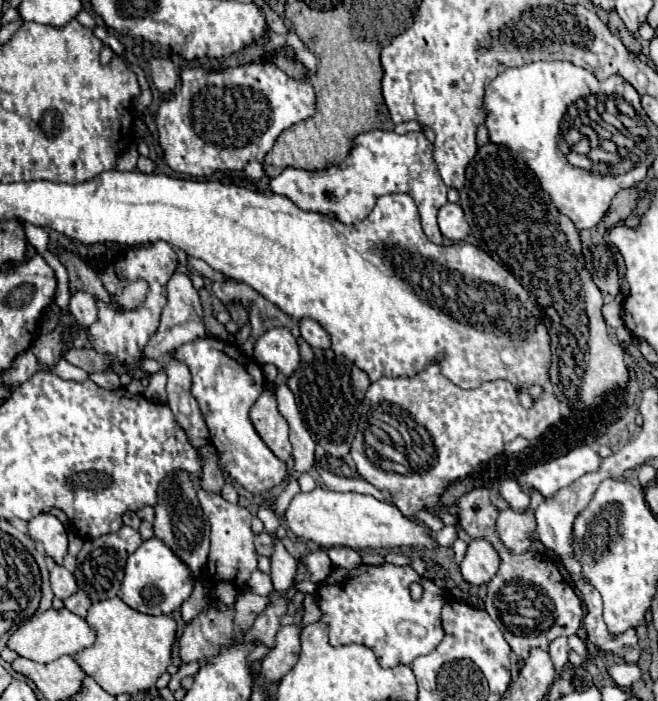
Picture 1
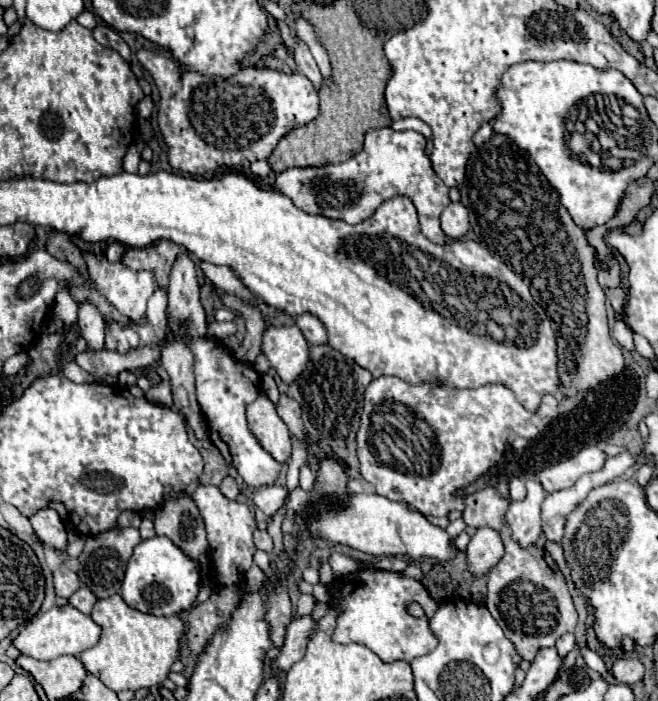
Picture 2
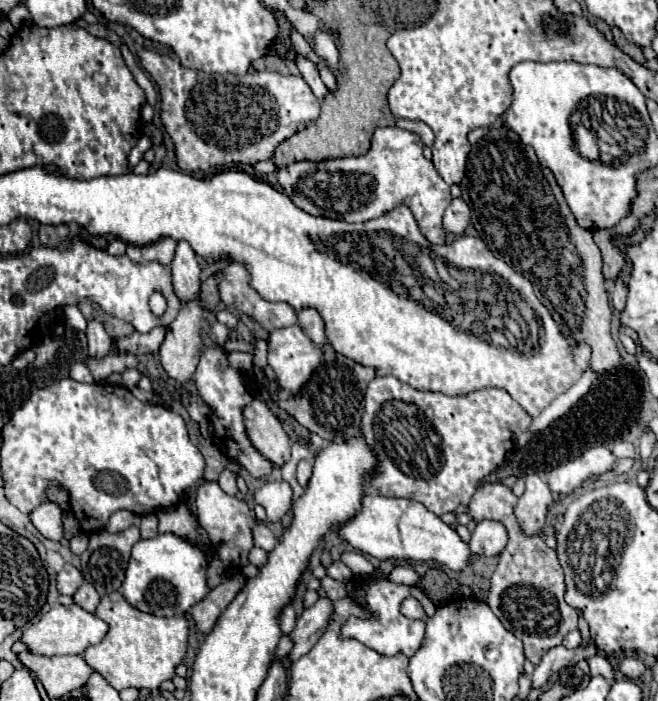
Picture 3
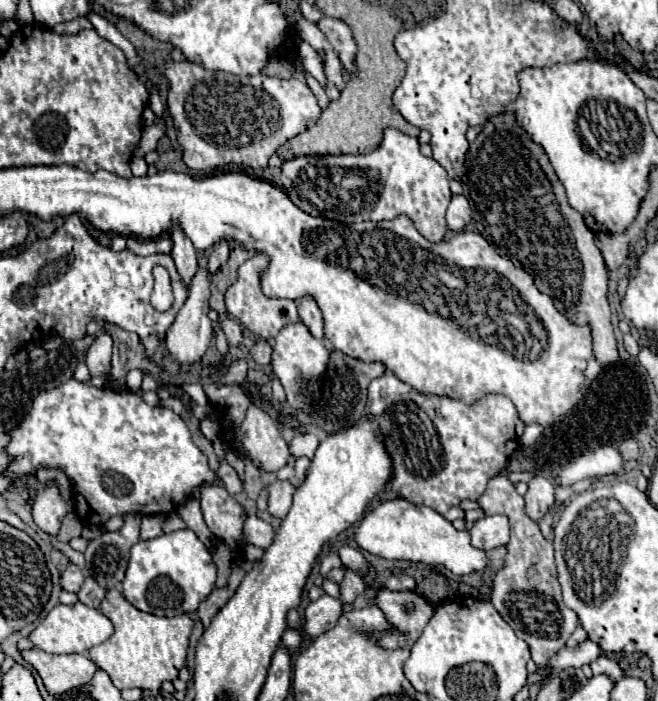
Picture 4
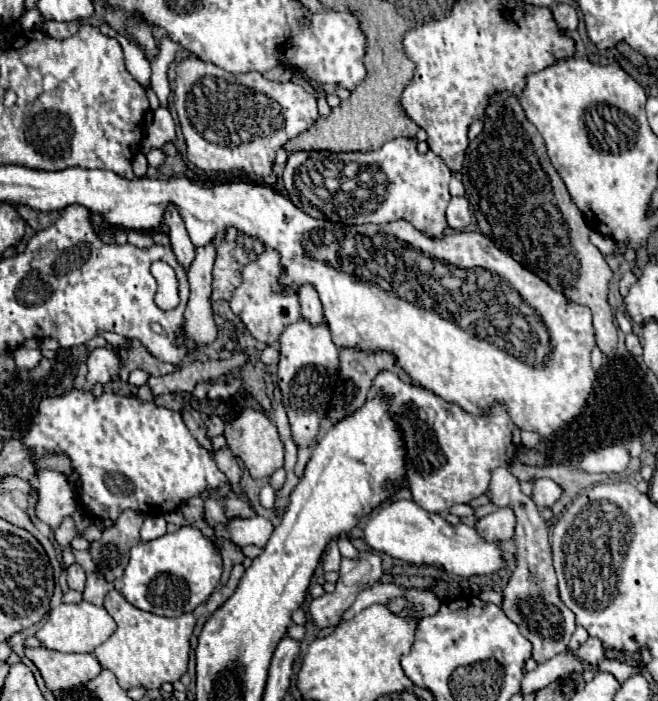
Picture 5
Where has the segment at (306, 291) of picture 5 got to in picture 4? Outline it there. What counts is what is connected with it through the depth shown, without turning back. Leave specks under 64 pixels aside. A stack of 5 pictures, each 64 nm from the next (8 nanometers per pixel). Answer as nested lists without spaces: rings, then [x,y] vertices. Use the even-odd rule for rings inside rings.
[[[302,296],[296,304],[298,304],[300,320],[310,328],[310,332],[314,336],[322,338],[322,334],[324,334],[324,320],[322,320],[322,312],[320,312],[316,300],[312,300],[312,296]]]

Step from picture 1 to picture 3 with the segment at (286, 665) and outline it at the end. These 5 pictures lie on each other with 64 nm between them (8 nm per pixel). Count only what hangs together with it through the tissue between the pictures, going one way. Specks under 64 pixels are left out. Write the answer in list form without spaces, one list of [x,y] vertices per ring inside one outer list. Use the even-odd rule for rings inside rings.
[[[326,596],[318,598],[314,606],[302,612],[294,632],[290,634],[294,640],[294,648],[288,656],[290,660],[298,660],[312,648],[312,644],[316,644],[316,640],[324,634],[324,628],[328,628],[330,616],[332,616],[332,600]]]

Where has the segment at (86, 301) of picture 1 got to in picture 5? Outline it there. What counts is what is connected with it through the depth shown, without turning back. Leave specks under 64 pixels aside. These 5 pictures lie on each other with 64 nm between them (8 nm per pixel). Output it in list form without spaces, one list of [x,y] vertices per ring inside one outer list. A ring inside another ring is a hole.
[[[108,348],[94,350],[88,356],[88,374],[82,390],[90,392],[96,384],[106,384],[110,380],[116,380],[118,372],[120,372],[120,360],[114,356],[112,350]]]

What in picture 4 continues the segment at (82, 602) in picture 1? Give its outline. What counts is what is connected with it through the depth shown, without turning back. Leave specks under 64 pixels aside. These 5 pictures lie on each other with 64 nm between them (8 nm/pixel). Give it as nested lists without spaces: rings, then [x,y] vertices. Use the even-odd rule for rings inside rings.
[[[86,578],[84,586],[78,592],[80,602],[84,602],[86,606],[92,606],[92,608],[100,608],[100,602],[104,596],[106,596],[106,590],[100,584],[96,584],[96,580],[92,580],[92,578]]]

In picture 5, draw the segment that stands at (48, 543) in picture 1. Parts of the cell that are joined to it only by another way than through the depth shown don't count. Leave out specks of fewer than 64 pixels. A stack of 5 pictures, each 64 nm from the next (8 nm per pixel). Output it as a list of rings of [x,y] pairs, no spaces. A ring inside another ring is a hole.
[[[40,470],[38,472],[38,518],[56,530],[68,514],[78,508],[78,496],[70,486],[68,478],[56,470]]]

